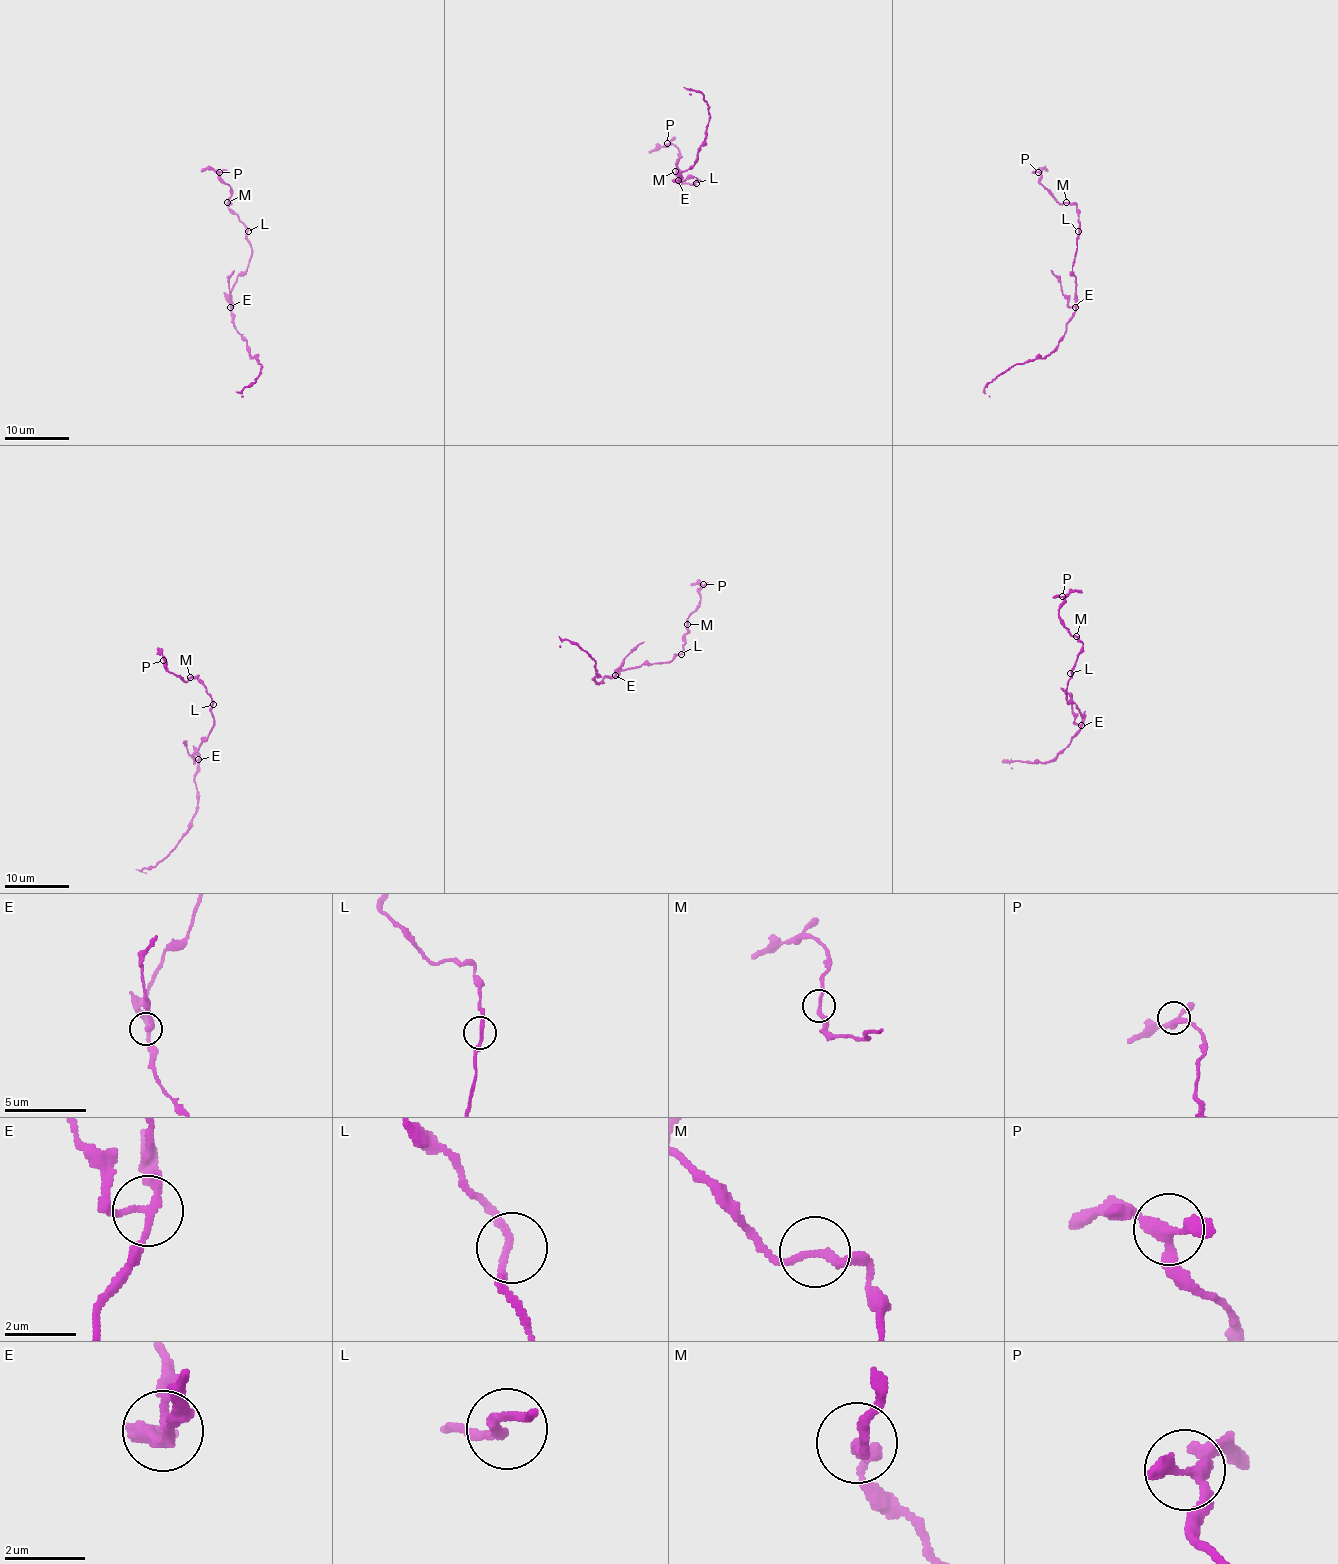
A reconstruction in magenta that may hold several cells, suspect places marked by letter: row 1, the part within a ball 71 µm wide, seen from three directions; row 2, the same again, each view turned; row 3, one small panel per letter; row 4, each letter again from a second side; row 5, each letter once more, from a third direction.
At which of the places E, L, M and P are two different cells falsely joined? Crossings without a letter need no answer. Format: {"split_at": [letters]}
{"split_at": ["E"]}

